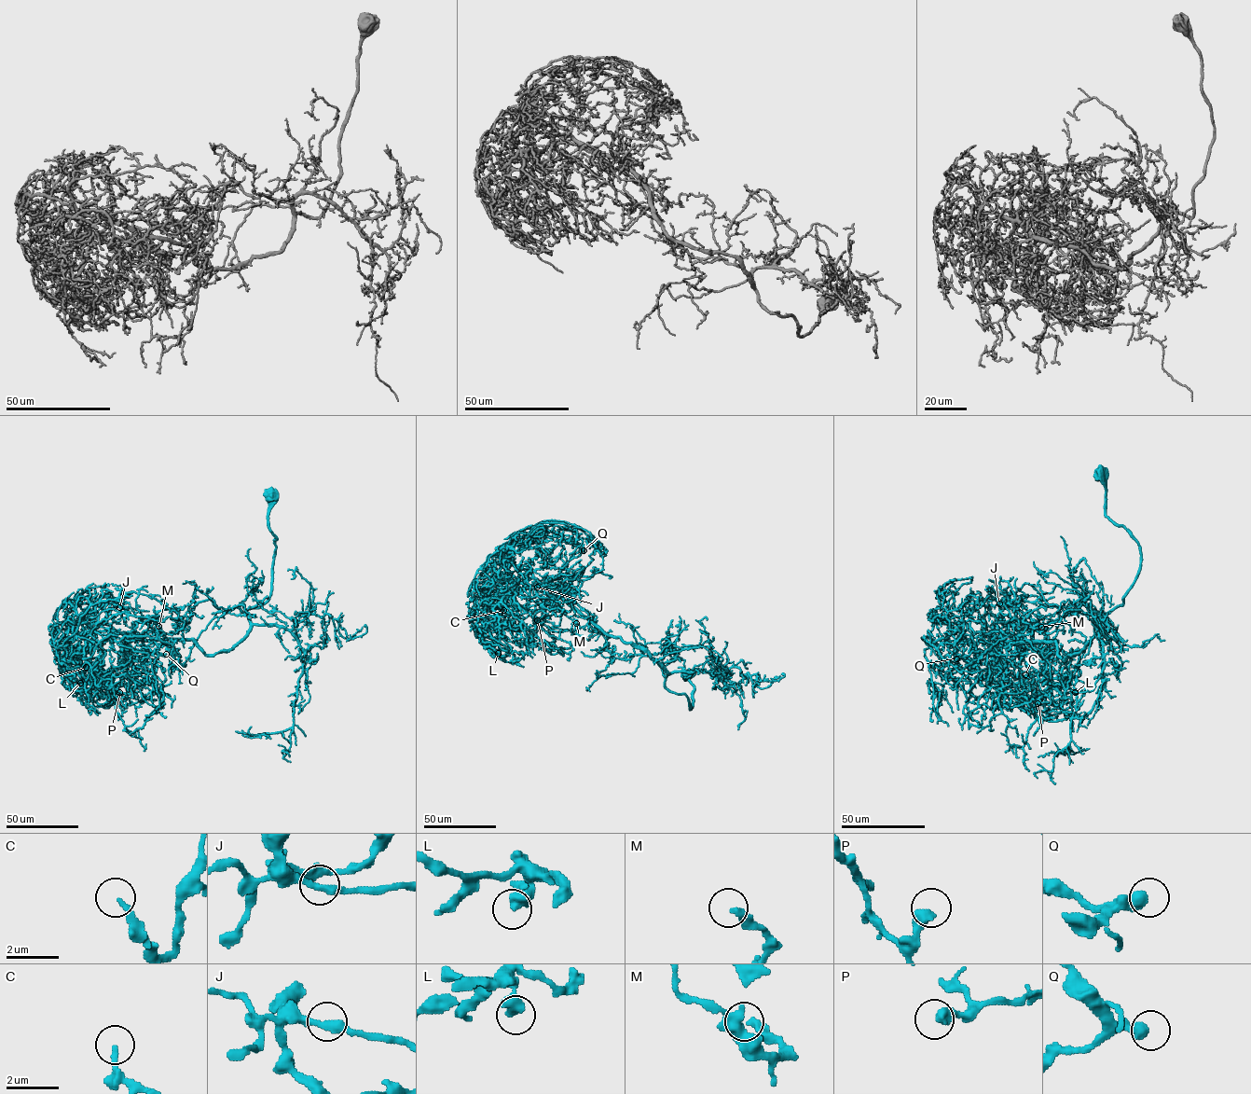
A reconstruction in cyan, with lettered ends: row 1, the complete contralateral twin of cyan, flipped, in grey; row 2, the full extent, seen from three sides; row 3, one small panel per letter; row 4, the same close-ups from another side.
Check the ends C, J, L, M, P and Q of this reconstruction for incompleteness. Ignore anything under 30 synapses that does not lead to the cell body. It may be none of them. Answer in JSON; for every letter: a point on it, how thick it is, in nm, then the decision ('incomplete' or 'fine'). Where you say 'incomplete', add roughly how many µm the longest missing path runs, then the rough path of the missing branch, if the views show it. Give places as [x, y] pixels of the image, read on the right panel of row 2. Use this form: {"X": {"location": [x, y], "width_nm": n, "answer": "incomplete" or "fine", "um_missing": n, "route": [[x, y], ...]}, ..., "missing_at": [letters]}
{"C": {"location": [1025, 674], "width_nm": 220, "answer": "fine"}, "J": {"location": [999, 603], "width_nm": 280, "answer": "fine"}, "L": {"location": [1075, 692], "width_nm": 550, "answer": "fine"}, "M": {"location": [1041, 627], "width_nm": 280, "answer": "fine"}, "P": {"location": [1037, 703], "width_nm": 460, "answer": "fine"}, "Q": {"location": [956, 658], "width_nm": 440, "answer": "incomplete", "um_missing": 30, "route": [[956, 658], [964, 657], [969, 661], [968, 666]]}, "missing_at": ["Q"]}

